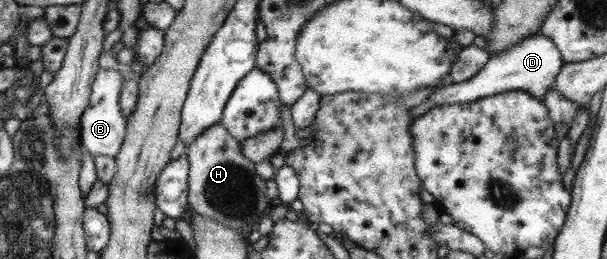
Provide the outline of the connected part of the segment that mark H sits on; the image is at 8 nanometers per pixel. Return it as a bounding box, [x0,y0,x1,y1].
[185,122,271,228]

